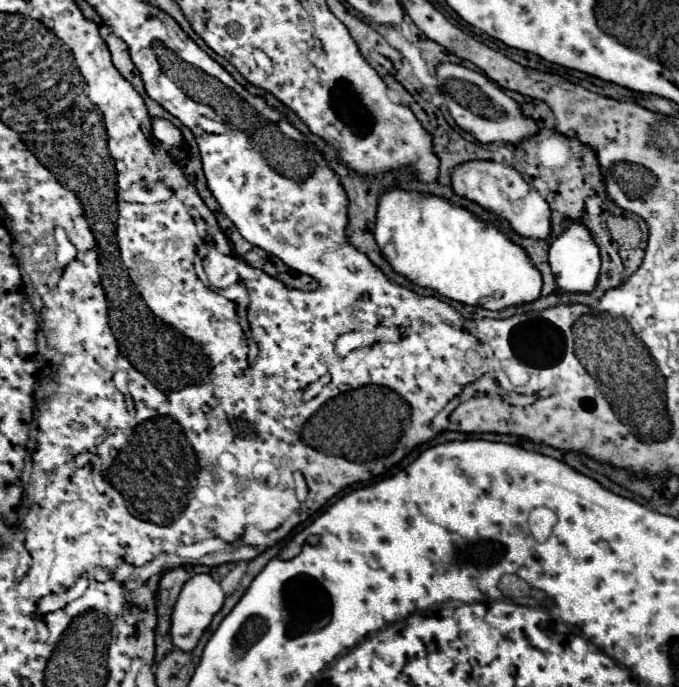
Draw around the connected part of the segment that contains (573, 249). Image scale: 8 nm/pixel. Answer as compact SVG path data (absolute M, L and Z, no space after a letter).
M569 224L561 236L557 236L549 248L549 266L557 286L567 294L591 294L599 280L599 248L591 240L589 230L583 224Z

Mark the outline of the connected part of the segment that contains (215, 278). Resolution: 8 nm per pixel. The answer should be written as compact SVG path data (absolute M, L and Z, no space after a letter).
M211 252L209 256L203 258L209 286L213 286L213 288L227 288L229 284L233 284L237 280L237 272L235 272L237 258L227 254L227 260L223 260L223 256L225 254L221 254L221 252Z

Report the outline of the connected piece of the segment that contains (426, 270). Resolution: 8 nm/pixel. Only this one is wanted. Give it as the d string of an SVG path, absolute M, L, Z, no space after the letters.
M393 190L381 194L375 240L383 252L383 258L391 264L395 274L407 278L409 282L421 288L433 288L437 294L461 304L483 306L487 310L499 312L511 306L523 306L527 302L535 302L541 294L541 274L531 264L527 252L515 242L511 242L493 224L477 220L471 212L453 206L445 198L423 196L405 190Z

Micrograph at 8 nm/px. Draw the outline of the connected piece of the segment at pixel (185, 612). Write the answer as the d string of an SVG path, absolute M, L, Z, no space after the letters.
M195 574L191 580L187 580L173 608L173 622L171 622L173 644L183 652L191 652L197 646L199 638L203 636L205 628L211 624L213 616L221 610L223 600L225 600L225 594L221 586L209 574Z

